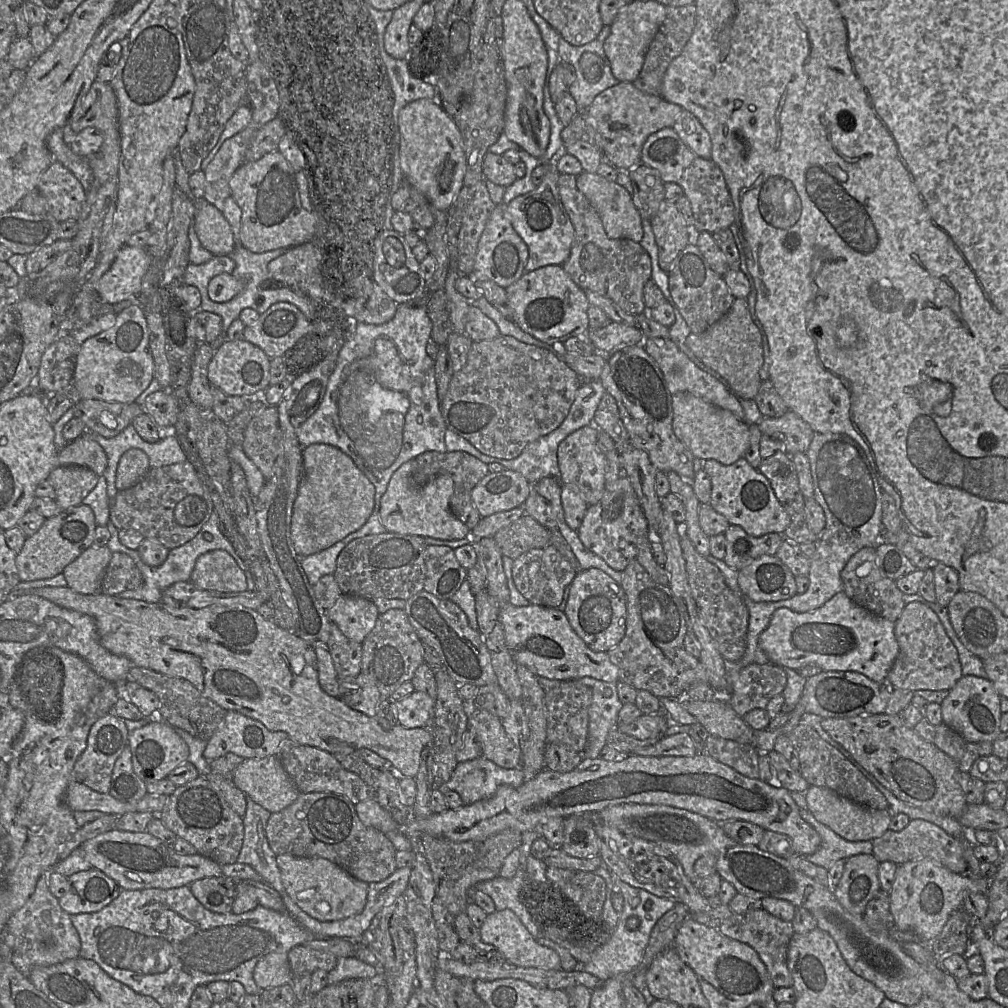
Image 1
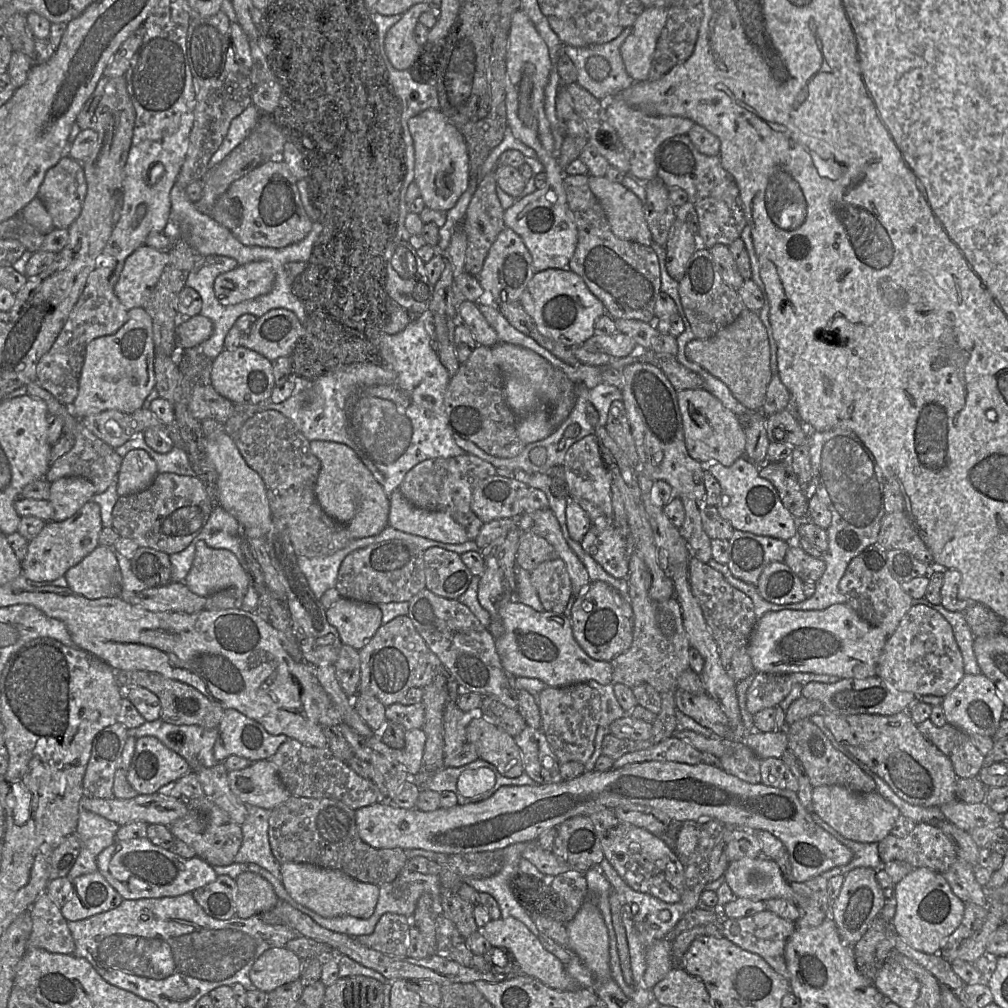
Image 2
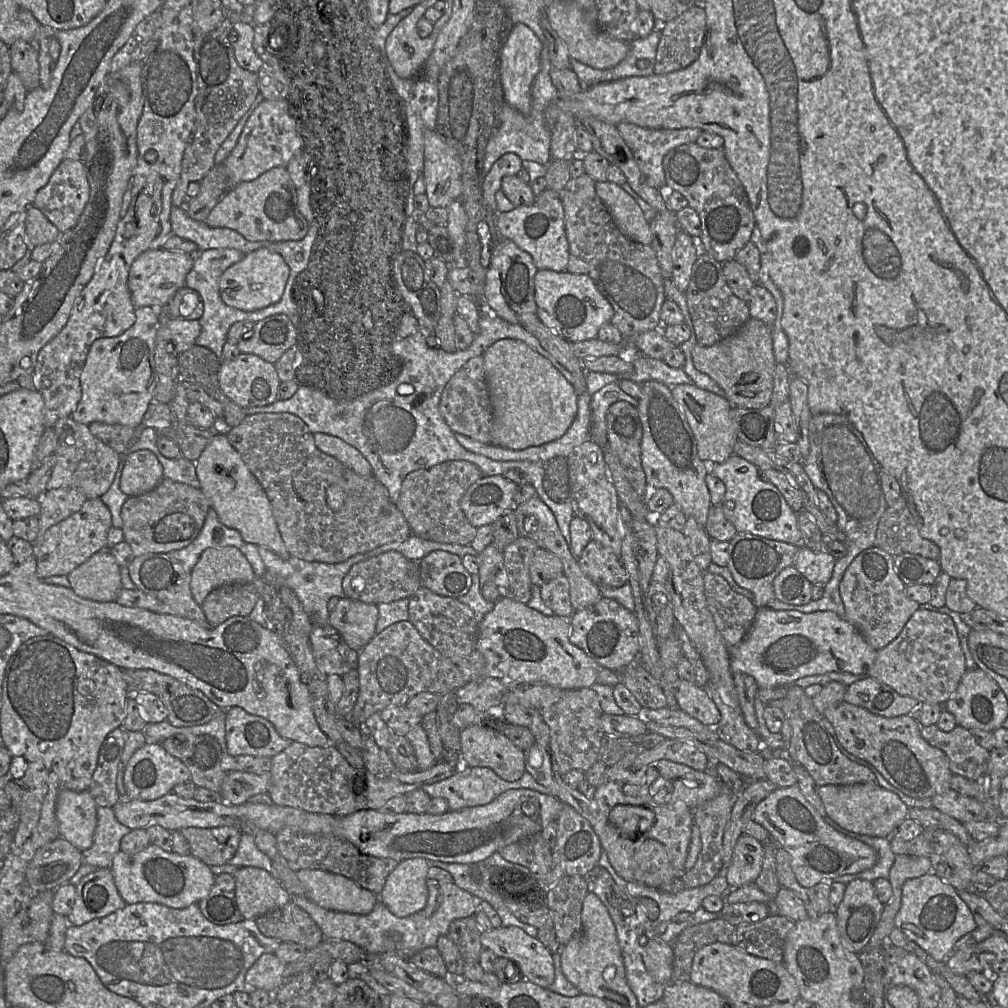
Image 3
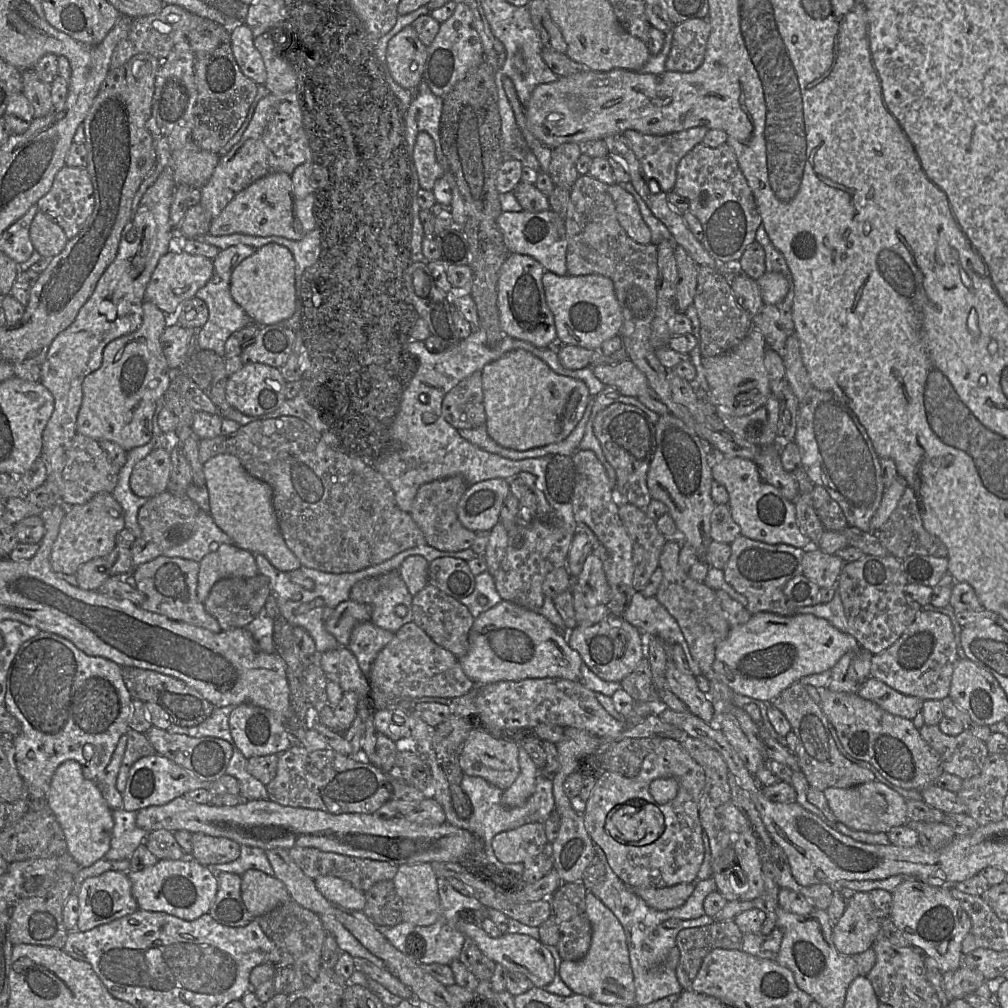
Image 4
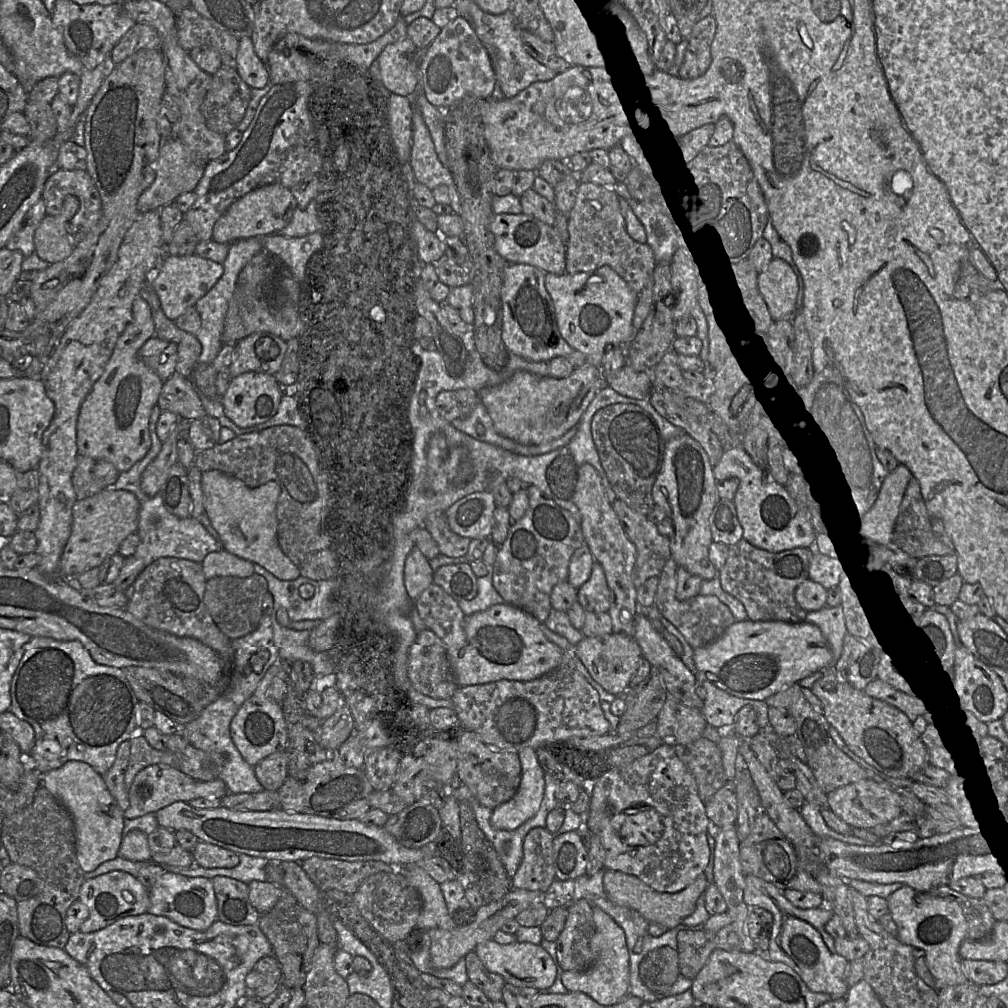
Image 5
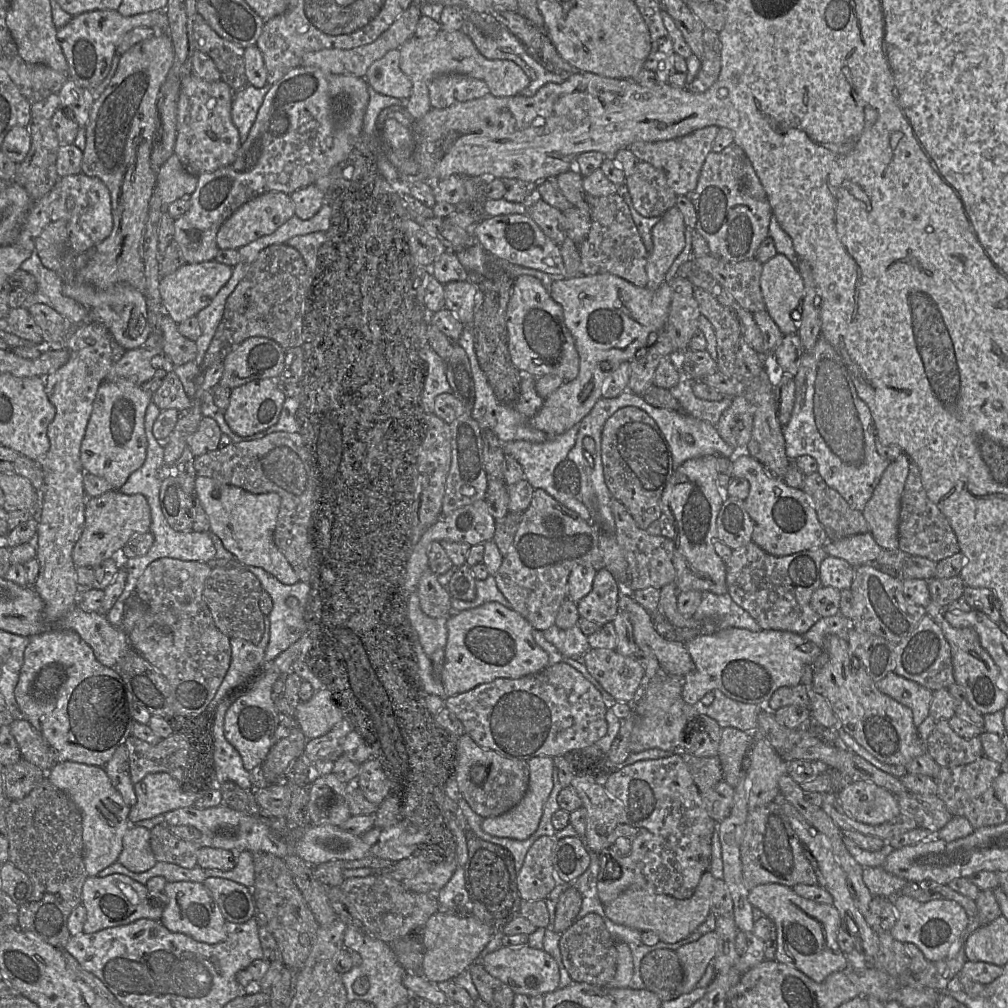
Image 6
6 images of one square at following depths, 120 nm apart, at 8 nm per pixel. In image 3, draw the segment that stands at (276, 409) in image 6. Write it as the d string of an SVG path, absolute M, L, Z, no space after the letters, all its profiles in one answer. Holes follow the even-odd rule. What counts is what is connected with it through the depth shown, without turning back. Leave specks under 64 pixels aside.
M240 353L234 360L221 363L220 388L242 408L274 403L278 400L280 383L274 365L256 355Z

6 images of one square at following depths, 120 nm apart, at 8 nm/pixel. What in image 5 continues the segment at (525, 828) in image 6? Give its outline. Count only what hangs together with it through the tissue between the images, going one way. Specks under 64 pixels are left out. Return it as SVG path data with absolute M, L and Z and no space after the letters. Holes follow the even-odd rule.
M526 747L518 752L522 779L515 795L493 810L490 822L494 828L517 829L539 810L545 791L545 772L535 750Z

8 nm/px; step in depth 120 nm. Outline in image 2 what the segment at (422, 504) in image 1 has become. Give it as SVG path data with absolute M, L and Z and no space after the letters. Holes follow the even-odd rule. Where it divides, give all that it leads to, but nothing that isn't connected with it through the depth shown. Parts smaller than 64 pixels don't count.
M396 489L391 493L389 502L388 525L399 531L446 544L461 544L469 540L466 529L449 514L415 507L402 495L400 489Z

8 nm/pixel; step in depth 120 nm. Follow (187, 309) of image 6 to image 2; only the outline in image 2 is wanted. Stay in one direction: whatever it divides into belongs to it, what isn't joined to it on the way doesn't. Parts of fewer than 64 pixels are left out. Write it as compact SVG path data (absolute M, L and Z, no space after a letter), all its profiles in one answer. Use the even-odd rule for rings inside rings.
M146 244L127 257L114 287L116 296L127 310L135 307L145 309L168 260L168 250L159 250Z

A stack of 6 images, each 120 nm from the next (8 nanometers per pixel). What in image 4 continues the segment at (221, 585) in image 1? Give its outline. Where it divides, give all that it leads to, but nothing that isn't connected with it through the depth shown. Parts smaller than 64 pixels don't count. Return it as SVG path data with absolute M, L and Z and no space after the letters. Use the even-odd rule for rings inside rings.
M222 544L199 562L197 597L206 600L212 586L226 578L252 578L258 575L254 554L234 544Z

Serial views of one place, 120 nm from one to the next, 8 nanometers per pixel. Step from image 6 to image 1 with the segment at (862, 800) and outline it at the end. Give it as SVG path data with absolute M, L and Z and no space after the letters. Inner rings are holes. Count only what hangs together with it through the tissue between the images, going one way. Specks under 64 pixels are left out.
M810 786L805 798L808 810L818 822L849 841L872 841L880 837L889 829L890 821L895 815L889 809L875 810L856 804L825 787Z

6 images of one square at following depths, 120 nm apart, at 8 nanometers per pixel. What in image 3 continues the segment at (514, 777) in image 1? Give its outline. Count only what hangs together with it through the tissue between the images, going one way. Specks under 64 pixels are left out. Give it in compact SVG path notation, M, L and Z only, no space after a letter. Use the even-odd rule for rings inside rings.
M461 766L459 770L449 778L421 787L431 798L444 798L449 810L456 811L466 807L482 806L492 802L499 795L510 789L530 789L543 794L551 794L550 790L538 783L527 771L516 781L508 782L499 777L492 769L487 767Z

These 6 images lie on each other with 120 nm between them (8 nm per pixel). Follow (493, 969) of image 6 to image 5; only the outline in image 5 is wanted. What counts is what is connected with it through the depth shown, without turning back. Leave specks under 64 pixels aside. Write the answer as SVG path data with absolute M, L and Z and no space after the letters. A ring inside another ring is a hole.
M490 939L478 944L475 952L490 972L501 975L506 983L517 988L533 987L538 990L547 990L555 982L556 965L551 955L540 944L519 941L499 944L494 939Z

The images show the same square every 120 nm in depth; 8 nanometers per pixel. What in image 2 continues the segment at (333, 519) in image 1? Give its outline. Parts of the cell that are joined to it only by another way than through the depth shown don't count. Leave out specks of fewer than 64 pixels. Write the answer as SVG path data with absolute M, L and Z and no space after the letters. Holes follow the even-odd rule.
M322 440L311 441L310 450L321 463L315 495L323 510L346 524L354 539L374 536L385 529L390 511L389 497L356 452L345 444Z

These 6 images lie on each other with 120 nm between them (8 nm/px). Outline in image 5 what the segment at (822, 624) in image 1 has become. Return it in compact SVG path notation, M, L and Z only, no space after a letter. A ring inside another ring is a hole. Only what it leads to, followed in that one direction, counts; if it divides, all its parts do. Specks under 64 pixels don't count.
M735 621L714 642L693 649L696 687L705 680L729 694L765 701L832 663L832 652L821 630L808 622Z

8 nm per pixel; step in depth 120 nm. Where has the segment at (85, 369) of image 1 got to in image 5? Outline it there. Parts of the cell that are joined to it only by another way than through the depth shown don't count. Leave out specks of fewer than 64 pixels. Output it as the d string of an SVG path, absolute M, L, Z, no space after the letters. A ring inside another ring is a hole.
M139 295L132 304L132 320L118 337L113 353L101 377L83 401L77 421L78 454L96 461L108 461L120 472L128 471L142 460L151 447L149 421L152 408L157 404L164 382L138 357L140 347L155 334L149 304Z

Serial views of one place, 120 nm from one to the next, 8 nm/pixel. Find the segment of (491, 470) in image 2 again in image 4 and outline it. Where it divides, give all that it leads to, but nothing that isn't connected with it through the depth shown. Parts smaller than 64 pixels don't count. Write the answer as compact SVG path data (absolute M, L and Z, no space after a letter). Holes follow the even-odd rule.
M457 475L425 483L418 489L410 515L423 532L427 545L440 551L449 552L471 548L476 533L465 528L457 515L457 505L468 488L466 480Z

